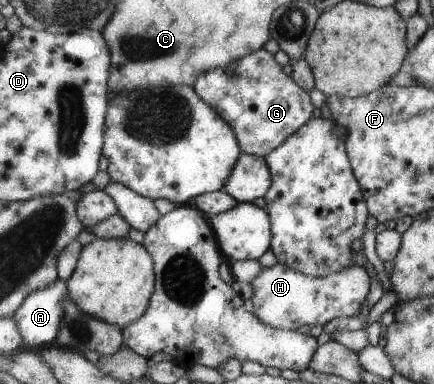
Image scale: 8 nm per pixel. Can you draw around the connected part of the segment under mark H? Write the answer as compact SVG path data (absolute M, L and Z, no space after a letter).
M277 262L270 267L263 267L251 285L254 292L251 298L253 312L260 320L276 329L295 331L303 324L310 327L325 326L337 316L359 316L361 304L371 288L371 276L361 263L328 277L315 278Z

